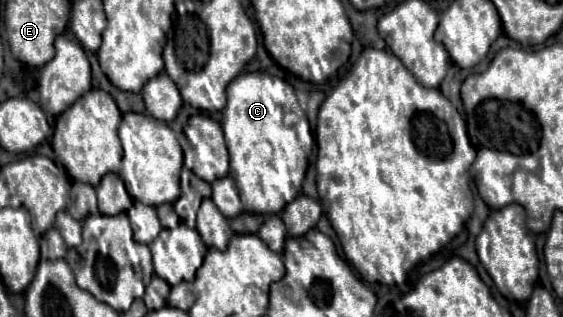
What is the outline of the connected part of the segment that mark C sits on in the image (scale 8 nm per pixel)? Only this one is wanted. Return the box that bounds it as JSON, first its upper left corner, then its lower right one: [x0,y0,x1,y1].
[221,72,315,214]

